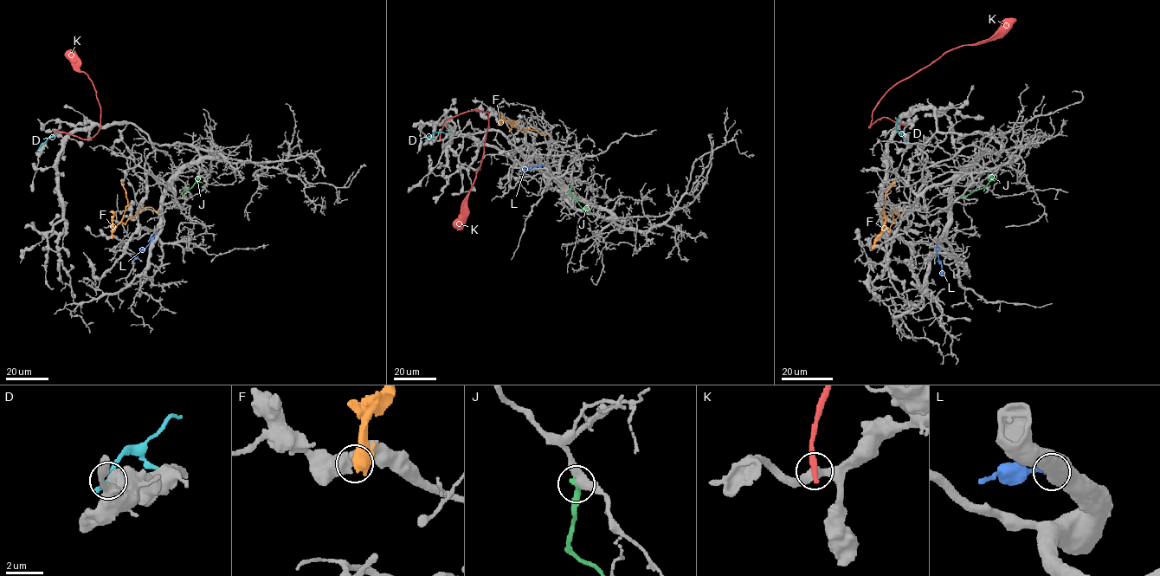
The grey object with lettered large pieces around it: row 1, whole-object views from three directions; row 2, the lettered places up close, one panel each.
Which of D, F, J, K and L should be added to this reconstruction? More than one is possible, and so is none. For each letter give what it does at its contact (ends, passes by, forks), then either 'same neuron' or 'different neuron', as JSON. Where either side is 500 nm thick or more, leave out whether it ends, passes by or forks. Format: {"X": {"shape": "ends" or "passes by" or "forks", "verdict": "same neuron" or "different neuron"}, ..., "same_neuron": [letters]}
{"D": {"verdict": "different neuron"}, "F": {"verdict": "different neuron"}, "J": {"shape": "ends", "verdict": "different neuron"}, "K": {"shape": "ends", "verdict": "different neuron"}, "L": {"verdict": "different neuron"}, "same_neuron": []}

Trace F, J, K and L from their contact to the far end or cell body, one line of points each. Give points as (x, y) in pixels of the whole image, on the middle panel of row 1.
F: (499, 113), (521, 131), (536, 130), (543, 135), (547, 134)
J: (570, 186), (570, 193), (589, 213)
K: (440, 139), (446, 121), (471, 111), (488, 113), (484, 154), (467, 199), (465, 222), (458, 230)
L: (544, 165), (521, 169)

